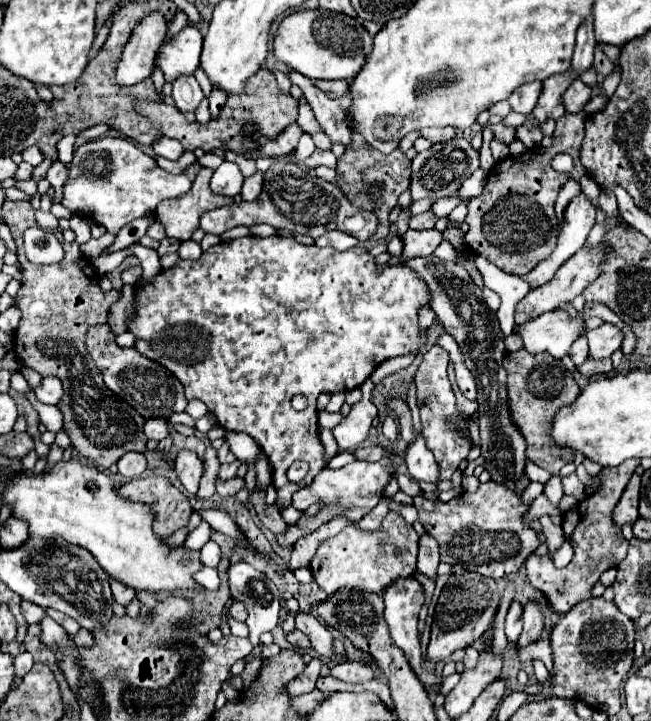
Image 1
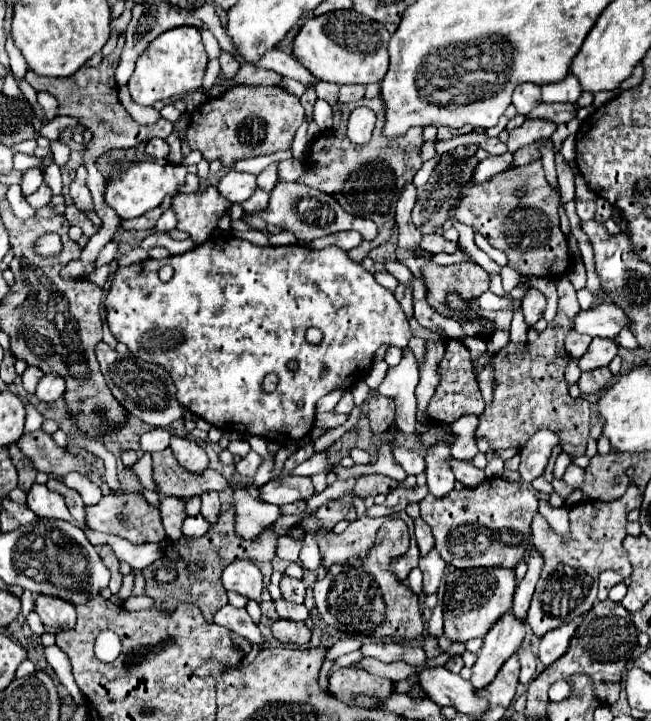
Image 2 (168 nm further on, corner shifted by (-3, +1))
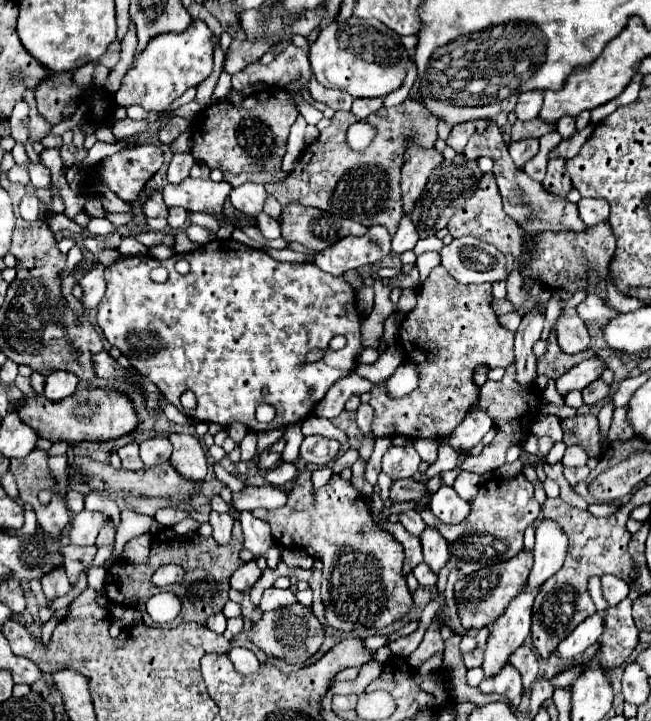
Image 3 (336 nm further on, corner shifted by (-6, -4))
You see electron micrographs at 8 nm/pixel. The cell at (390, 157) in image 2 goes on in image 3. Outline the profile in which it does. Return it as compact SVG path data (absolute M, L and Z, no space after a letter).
M406 99L398 107L382 107L378 113L372 113L366 119L374 129L376 137L364 151L352 151L346 143L346 131L352 123L356 123L356 115L352 113L336 113L330 127L320 133L320 137L306 147L300 157L300 163L294 171L286 175L284 181L266 183L268 195L276 197L280 205L288 203L304 203L304 207L316 207L328 211L332 215L348 217L362 225L384 225L390 235L396 233L400 217L402 217L402 197L400 197L400 169L402 155L408 137L412 137L422 147L432 147L436 141L436 123L424 105Z

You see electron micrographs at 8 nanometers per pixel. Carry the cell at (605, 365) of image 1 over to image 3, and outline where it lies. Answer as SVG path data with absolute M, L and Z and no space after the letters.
M596 379L594 383L590 383L584 391L582 391L582 397L584 397L584 403L586 405L594 405L602 399L606 399L610 395L610 387L602 381L602 379Z

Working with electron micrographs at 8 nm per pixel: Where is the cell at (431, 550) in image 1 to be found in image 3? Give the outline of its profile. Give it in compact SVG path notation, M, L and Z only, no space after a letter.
M414 509L400 513L400 515L398 515L398 521L400 521L400 523L404 525L404 529L406 529L408 533L412 533L412 535L420 535L420 531L424 531L424 527L426 527L426 523L424 523L422 517L420 517L420 513L414 511Z

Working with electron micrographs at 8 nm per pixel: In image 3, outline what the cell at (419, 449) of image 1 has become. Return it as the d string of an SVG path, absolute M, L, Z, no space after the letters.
M412 445L408 447L390 447L382 457L382 471L392 479L406 479L418 473L420 455Z

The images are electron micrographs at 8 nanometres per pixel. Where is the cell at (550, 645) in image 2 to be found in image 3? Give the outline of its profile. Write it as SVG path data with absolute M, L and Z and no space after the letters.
M594 613L588 619L584 619L572 633L568 639L564 639L558 649L556 655L562 659L576 659L580 657L590 645L594 645L600 635L604 633L604 615L602 613Z

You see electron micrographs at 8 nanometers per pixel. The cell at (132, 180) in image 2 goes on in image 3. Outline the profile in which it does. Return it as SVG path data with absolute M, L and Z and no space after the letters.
M154 191L148 197L148 203L144 205L144 215L146 217L168 217L168 207L166 207L160 191Z

